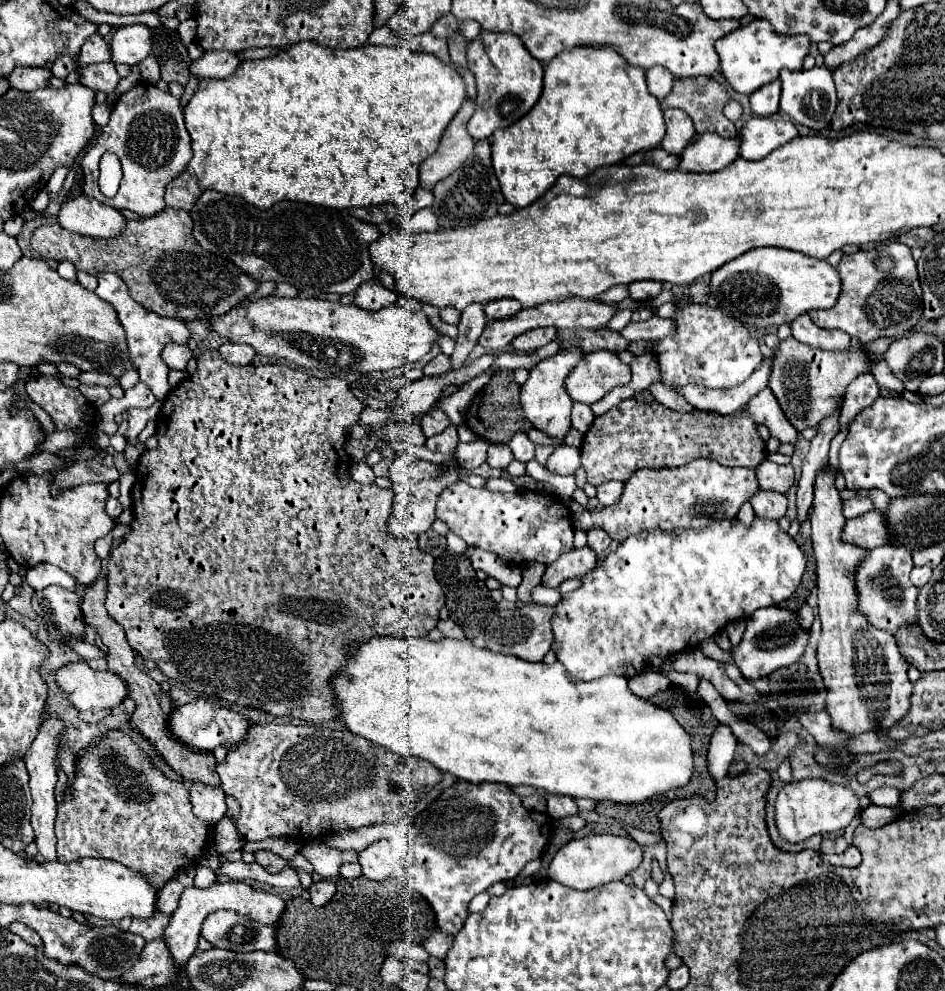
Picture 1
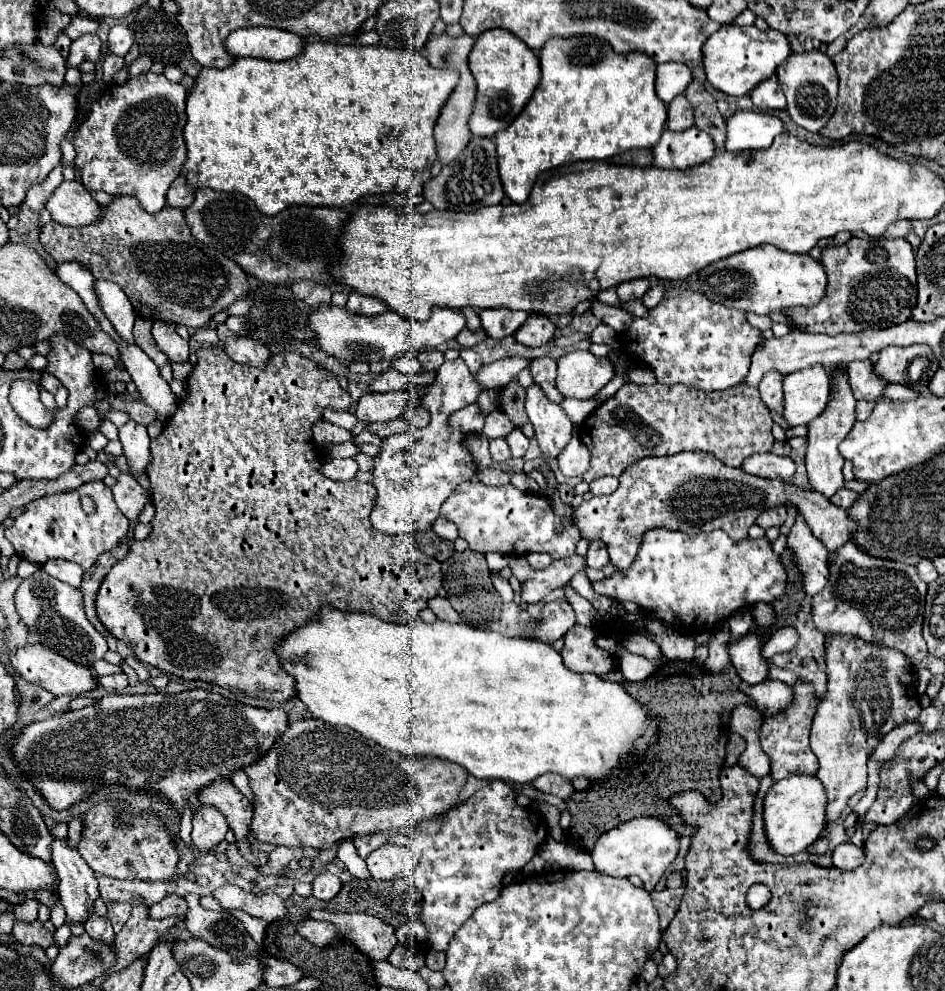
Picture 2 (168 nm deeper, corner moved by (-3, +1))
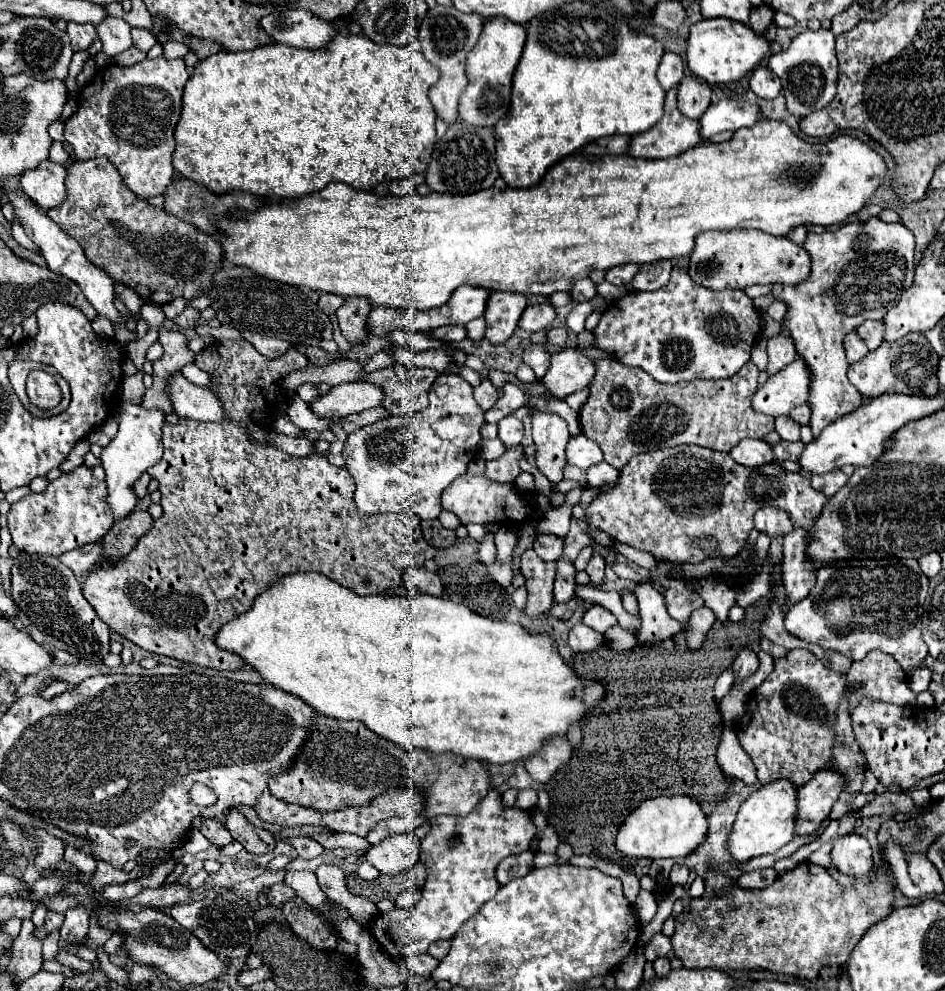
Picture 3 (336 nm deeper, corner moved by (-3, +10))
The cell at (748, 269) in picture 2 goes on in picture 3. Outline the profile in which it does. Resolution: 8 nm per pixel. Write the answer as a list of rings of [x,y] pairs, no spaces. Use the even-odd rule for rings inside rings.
[[[707,231],[695,239],[695,249],[691,253],[689,275],[695,283],[709,287],[713,291],[725,289],[745,289],[751,285],[799,285],[811,273],[811,257],[805,247],[795,245],[787,237],[775,237],[763,231]]]

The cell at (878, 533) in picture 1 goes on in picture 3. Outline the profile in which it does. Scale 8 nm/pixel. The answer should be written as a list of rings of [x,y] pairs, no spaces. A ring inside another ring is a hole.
[[[677,445],[671,449],[647,451],[631,457],[631,461],[621,469],[617,483],[609,491],[601,491],[595,499],[585,507],[585,515],[591,527],[601,529],[609,537],[639,551],[651,553],[655,559],[667,561],[701,561],[703,553],[691,545],[691,541],[699,537],[715,537],[719,541],[719,555],[735,557],[745,545],[751,529],[753,529],[753,513],[765,505],[773,505],[785,509],[795,527],[811,529],[823,507],[827,505],[827,497],[811,487],[807,477],[791,473],[777,463],[761,465],[761,467],[745,467],[731,459],[729,453],[699,447],[699,445]]]

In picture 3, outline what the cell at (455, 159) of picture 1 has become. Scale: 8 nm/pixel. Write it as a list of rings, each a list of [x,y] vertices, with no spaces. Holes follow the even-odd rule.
[[[441,5],[427,11],[427,17],[423,19],[423,25],[419,29],[417,39],[421,43],[423,55],[427,57],[429,63],[433,63],[441,71],[439,81],[429,89],[429,99],[437,117],[443,119],[447,125],[459,123],[459,99],[467,87],[465,59],[467,53],[475,47],[481,29],[483,19],[479,15],[467,17],[465,13],[459,13],[455,7],[441,7]]]

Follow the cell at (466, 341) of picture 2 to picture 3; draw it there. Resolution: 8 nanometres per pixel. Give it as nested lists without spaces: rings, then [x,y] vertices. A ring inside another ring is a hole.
[[[449,325],[449,327],[443,327],[443,329],[435,329],[435,333],[433,333],[431,337],[439,339],[439,341],[449,341],[449,343],[453,343],[453,341],[463,341],[463,339],[467,337],[467,331],[465,331],[465,327]]]

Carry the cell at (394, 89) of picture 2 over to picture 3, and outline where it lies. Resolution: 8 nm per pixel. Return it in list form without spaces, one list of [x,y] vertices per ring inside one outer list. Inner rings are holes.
[[[337,33],[325,47],[321,49],[295,49],[289,45],[269,43],[257,47],[253,51],[219,51],[203,61],[199,61],[189,77],[183,93],[183,111],[181,119],[175,127],[175,143],[177,149],[173,153],[173,167],[179,171],[181,177],[187,177],[195,183],[209,185],[213,191],[247,191],[261,197],[283,197],[283,199],[297,199],[309,193],[317,193],[325,189],[329,183],[341,181],[355,189],[371,189],[377,183],[393,181],[393,179],[408,179],[415,173],[425,173],[431,161],[431,153],[435,147],[435,111],[429,101],[429,89],[437,83],[439,69],[433,67],[423,53],[413,45],[379,45],[365,35],[353,33]]]

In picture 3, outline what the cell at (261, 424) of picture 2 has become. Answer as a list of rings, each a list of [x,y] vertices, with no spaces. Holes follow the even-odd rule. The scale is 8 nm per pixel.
[[[239,339],[239,341],[215,341],[213,345],[205,347],[203,353],[199,353],[195,357],[195,365],[199,369],[203,369],[209,377],[211,377],[211,385],[209,389],[219,397],[223,411],[225,411],[225,421],[223,423],[203,423],[203,421],[195,421],[195,419],[179,419],[179,423],[175,425],[165,425],[163,427],[163,447],[165,453],[161,457],[159,463],[155,463],[151,469],[147,469],[147,473],[159,481],[159,491],[161,491],[161,507],[163,507],[163,515],[159,519],[153,521],[153,527],[137,541],[135,549],[119,563],[115,563],[109,569],[95,569],[87,575],[87,579],[83,581],[83,595],[85,599],[93,605],[95,613],[99,615],[101,621],[107,623],[107,627],[115,633],[119,633],[121,637],[133,641],[135,645],[139,645],[141,649],[155,653],[155,655],[167,655],[167,657],[175,657],[183,663],[193,663],[199,667],[211,667],[211,669],[223,669],[223,671],[251,671],[251,667],[243,661],[243,657],[235,655],[235,653],[227,653],[227,649],[221,649],[215,639],[219,629],[237,619],[239,615],[243,615],[247,609],[251,609],[251,603],[255,603],[255,599],[265,593],[267,589],[273,587],[273,583],[279,581],[279,577],[283,579],[285,575],[291,573],[321,573],[327,579],[347,587],[349,591],[357,593],[357,595],[387,595],[391,589],[397,587],[405,587],[403,575],[405,569],[409,567],[423,567],[425,561],[435,557],[435,547],[427,545],[427,541],[421,535],[421,527],[419,527],[419,519],[415,515],[365,515],[359,513],[353,501],[353,493],[355,493],[355,479],[347,473],[345,467],[335,467],[331,465],[327,459],[323,457],[309,457],[309,459],[297,459],[291,455],[285,455],[279,447],[271,447],[271,445],[259,445],[251,439],[251,435],[247,433],[247,423],[259,423],[259,425],[267,425],[271,427],[273,419],[281,413],[281,405],[285,405],[289,401],[289,393],[283,387],[285,377],[291,371],[303,371],[311,365],[311,361],[295,351],[289,349],[285,355],[277,357],[277,359],[267,359],[263,355],[259,355],[253,345],[247,345],[247,341]]]

